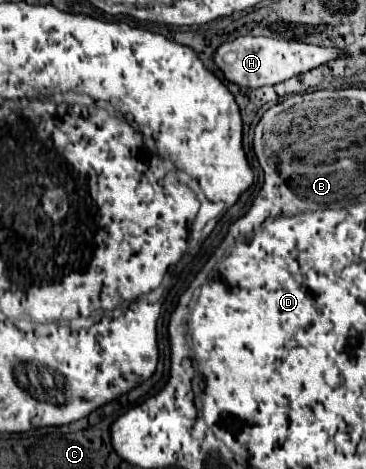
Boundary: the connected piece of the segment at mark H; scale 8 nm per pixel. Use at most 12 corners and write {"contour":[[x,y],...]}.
{"contour":[[240,36],[214,62],[248,88],[284,82],[340,48]]}

